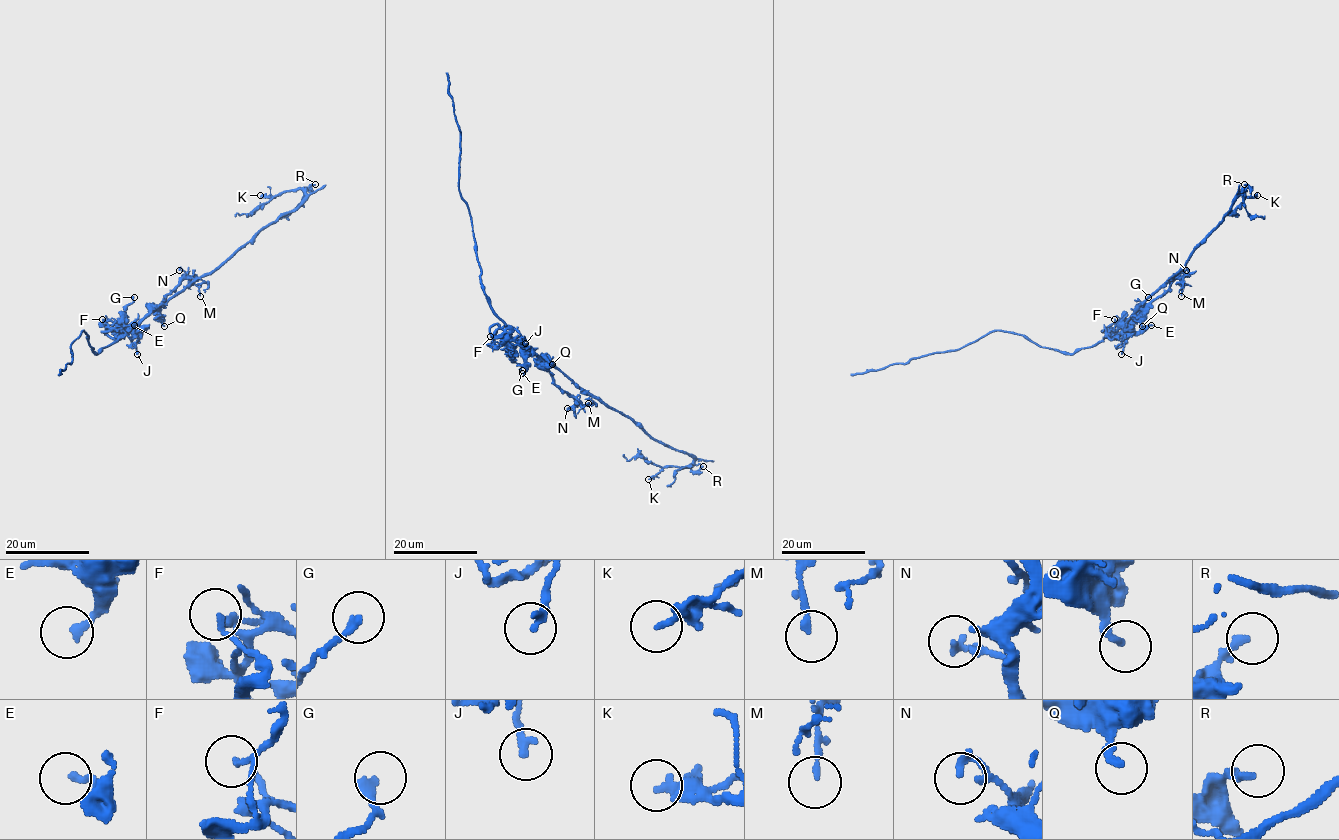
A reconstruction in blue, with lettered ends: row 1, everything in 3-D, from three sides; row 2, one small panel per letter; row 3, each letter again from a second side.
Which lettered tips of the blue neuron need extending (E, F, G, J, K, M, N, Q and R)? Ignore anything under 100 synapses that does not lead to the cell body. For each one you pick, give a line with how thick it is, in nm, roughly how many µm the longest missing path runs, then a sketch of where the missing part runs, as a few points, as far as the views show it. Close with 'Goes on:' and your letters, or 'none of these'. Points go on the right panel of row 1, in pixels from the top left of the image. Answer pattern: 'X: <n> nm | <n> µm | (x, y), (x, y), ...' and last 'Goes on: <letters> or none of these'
Goes on: none of these

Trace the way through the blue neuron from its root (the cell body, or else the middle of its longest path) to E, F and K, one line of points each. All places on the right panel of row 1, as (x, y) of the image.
E: (1128, 320), (1125, 326), (1130, 331), (1144, 331), (1151, 325)
F: (1128, 320), (1108, 329), (1114, 319)
K: (1128, 320), (1185, 264), (1195, 249), (1221, 223), (1233, 201), (1244, 189), (1247, 196), (1257, 195)

